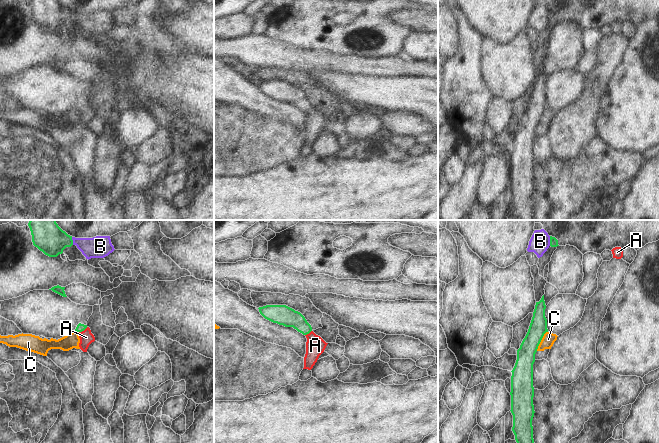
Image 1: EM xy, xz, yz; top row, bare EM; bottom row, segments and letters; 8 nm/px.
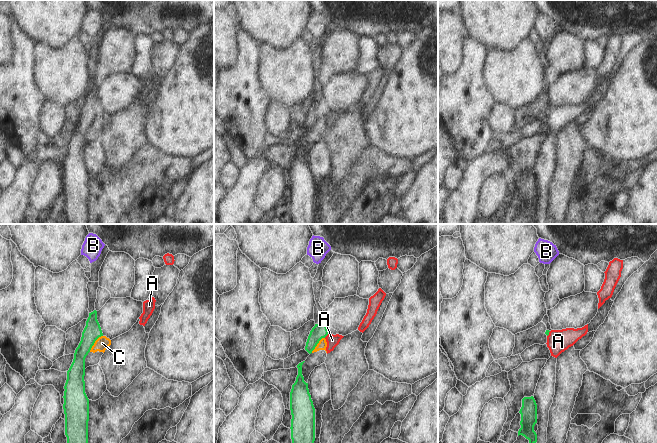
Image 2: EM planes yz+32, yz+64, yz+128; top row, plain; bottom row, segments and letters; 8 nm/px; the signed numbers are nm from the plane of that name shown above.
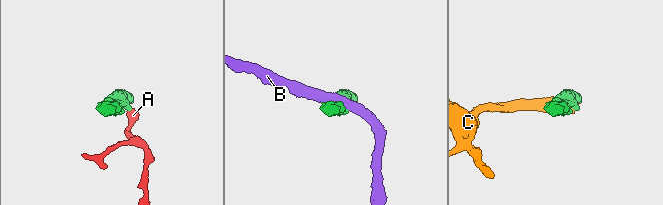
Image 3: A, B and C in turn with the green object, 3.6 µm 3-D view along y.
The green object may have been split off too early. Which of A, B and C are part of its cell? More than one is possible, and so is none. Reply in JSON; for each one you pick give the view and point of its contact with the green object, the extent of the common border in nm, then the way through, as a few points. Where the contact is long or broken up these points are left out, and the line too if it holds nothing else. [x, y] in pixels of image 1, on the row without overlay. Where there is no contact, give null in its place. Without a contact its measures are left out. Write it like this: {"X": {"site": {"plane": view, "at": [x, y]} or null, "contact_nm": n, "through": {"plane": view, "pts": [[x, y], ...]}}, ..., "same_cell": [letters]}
{"same_cell": []}

